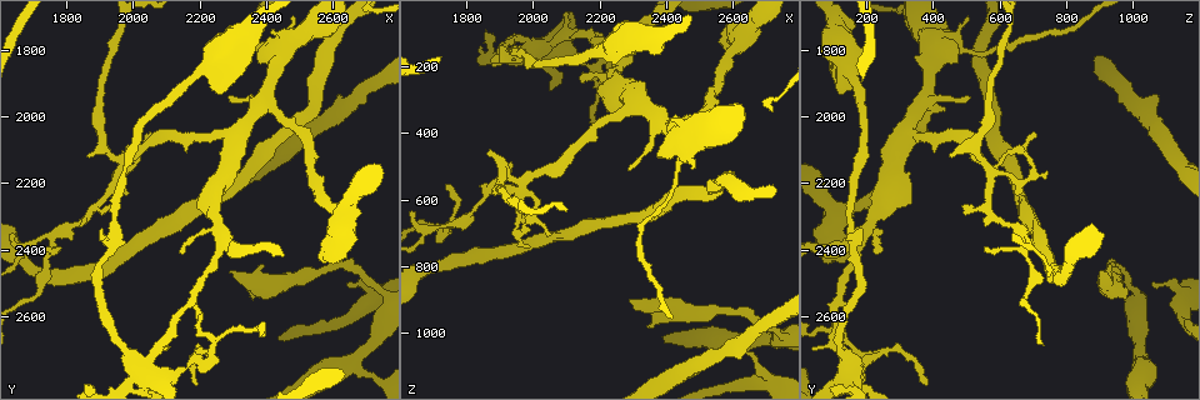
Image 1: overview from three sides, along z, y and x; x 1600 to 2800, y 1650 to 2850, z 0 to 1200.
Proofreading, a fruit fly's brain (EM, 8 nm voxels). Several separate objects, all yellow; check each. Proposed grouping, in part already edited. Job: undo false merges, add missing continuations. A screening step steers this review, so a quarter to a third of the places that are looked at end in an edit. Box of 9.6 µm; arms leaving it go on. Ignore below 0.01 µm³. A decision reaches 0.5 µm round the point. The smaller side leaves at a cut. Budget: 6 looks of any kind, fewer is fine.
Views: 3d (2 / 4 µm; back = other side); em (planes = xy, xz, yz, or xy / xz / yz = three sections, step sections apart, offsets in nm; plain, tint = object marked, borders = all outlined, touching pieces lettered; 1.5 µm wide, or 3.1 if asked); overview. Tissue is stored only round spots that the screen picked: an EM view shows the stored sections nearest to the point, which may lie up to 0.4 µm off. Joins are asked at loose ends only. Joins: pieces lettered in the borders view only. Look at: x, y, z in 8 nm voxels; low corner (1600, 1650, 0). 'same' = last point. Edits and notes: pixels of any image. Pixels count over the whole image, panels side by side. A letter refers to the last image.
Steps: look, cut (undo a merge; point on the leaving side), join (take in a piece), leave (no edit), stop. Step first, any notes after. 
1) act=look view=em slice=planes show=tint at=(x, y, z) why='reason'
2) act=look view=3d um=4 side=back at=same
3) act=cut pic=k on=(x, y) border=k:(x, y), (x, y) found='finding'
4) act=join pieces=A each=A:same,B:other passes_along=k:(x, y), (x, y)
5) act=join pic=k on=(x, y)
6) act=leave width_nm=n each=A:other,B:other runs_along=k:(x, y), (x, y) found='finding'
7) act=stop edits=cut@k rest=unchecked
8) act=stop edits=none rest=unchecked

act=look view=em slice=planes show=borders at=(2060, 2050, 700) why='thin end'

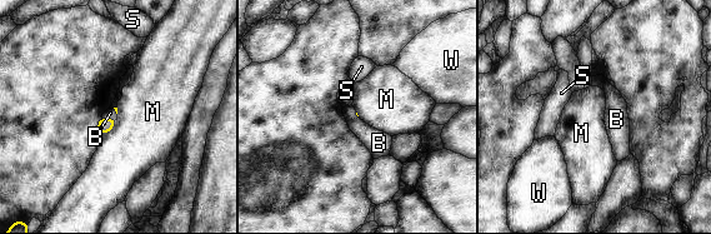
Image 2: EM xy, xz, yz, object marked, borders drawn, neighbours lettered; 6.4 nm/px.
act=join pieces=B each=B:same,M:other,S:other,W:other passes_along=2:(104, 125), (109, 119), (110, 113) found='it goes on there'

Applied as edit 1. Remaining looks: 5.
act=look view=overview why='redraw'

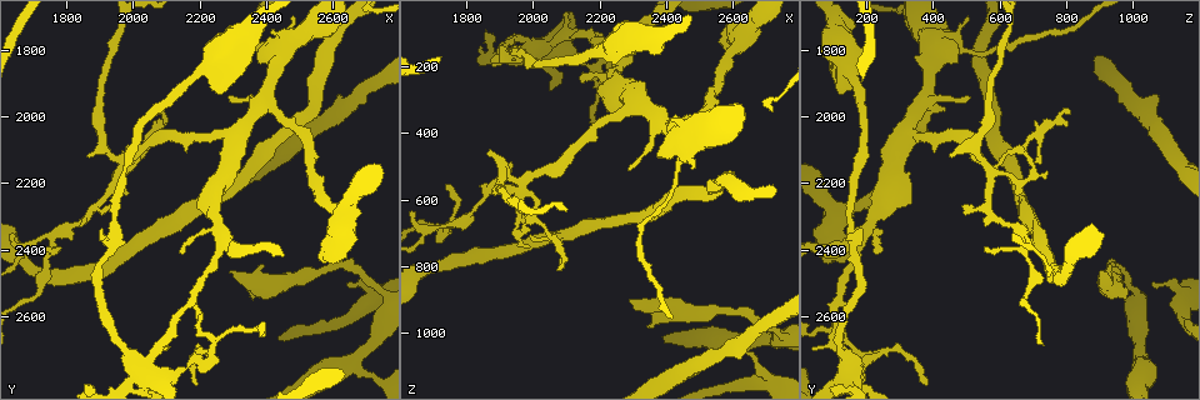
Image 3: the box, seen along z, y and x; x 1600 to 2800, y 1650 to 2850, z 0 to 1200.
act=look view=em slice=planes show=tint at=(2260, 1920, 120) why='free end'

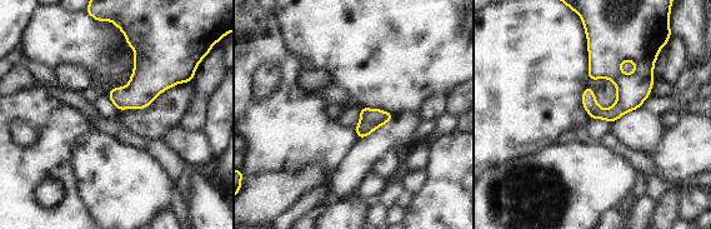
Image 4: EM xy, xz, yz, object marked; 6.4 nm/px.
act=look view=em slice=planes show=borders at=same

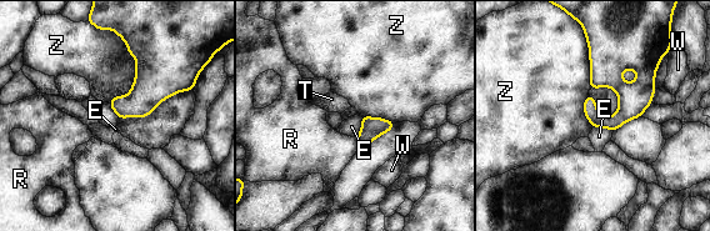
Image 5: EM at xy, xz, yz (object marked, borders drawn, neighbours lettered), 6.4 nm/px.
act=leave each=E:other,R:other,T:other,W:other,Z:other border=5:(119, 36), (135, 79), (108, 103) found='no lettered piece goes on from it'

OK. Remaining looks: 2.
act=stop edits=join@2 rest=unchecked

